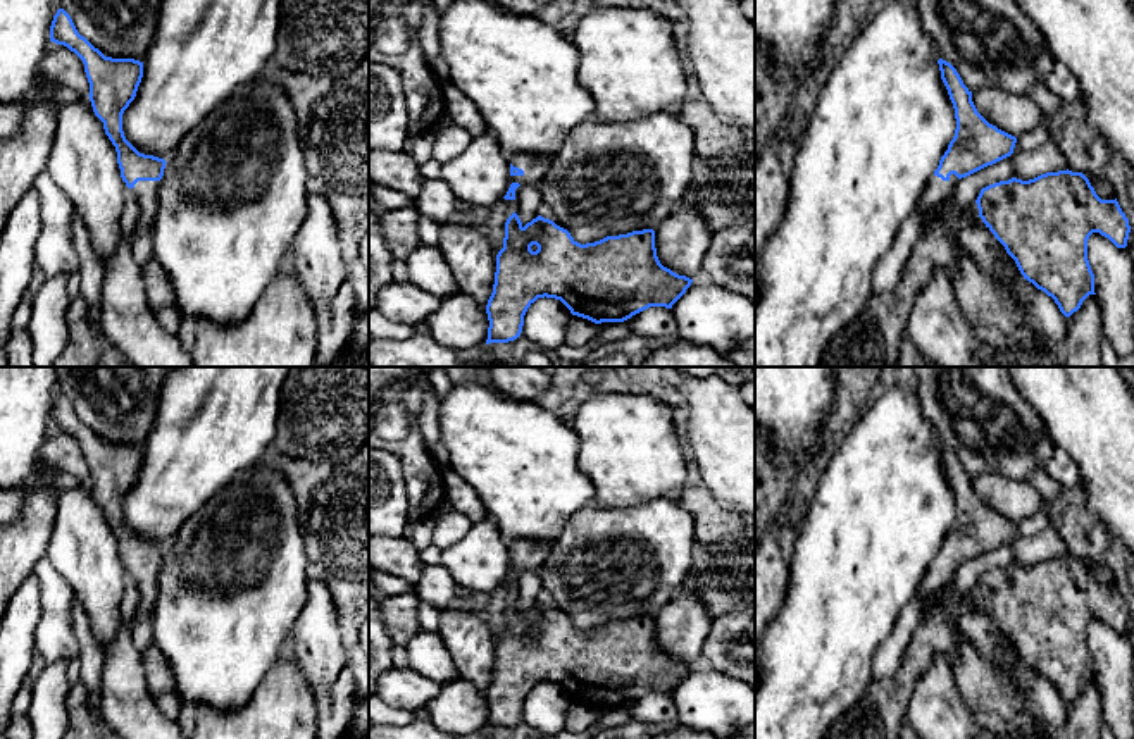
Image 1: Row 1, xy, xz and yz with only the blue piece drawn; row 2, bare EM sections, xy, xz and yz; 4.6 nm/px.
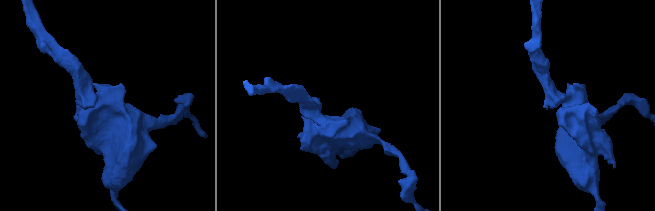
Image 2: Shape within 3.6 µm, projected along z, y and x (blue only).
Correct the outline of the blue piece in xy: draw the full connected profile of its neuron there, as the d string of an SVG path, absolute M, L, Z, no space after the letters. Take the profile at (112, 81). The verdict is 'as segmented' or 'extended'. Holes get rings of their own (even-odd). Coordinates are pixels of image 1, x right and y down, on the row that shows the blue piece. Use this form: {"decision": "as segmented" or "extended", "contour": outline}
{"decision": "extended", "contour": "M59 9L53 16L50 41L67 47L84 64L93 112L103 122L105 134L115 146L122 181L140 202L141 214L131 238L131 250L134 258L145 264L153 258L150 227L167 162L140 153L122 131L122 114L136 96L143 78L143 62L105 57L78 33L71 16L64 9Z"}

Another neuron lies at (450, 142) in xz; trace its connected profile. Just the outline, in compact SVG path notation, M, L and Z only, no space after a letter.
M457 124L436 129L431 157L445 164L465 152L472 140L474 136Z

